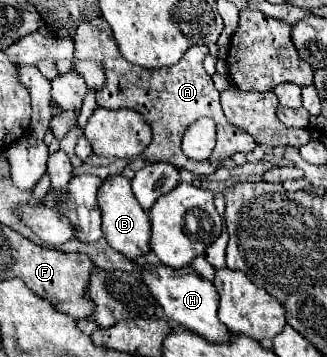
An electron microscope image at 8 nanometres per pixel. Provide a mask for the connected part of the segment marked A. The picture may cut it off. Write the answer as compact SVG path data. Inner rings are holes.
M103 17L85 21L75 31L75 59L97 59L103 61L105 65L107 83L97 93L97 105L105 109L125 107L141 113L153 131L153 141L143 151L145 161L167 161L173 163L177 169L187 169L195 175L211 175L233 153L237 151L249 153L257 145L249 133L231 125L223 115L223 109L219 107L219 91L215 89L211 77L203 69L203 59L207 53L209 49L205 45L193 45L193 49L187 49L183 59L169 69L141 69L139 65L133 65L125 61L125 57L121 57L121 51L117 49L117 41L113 41L109 23ZM199 117L211 117L215 121L217 147L213 149L213 155L209 159L197 163L183 155L181 137L187 125L197 121Z

